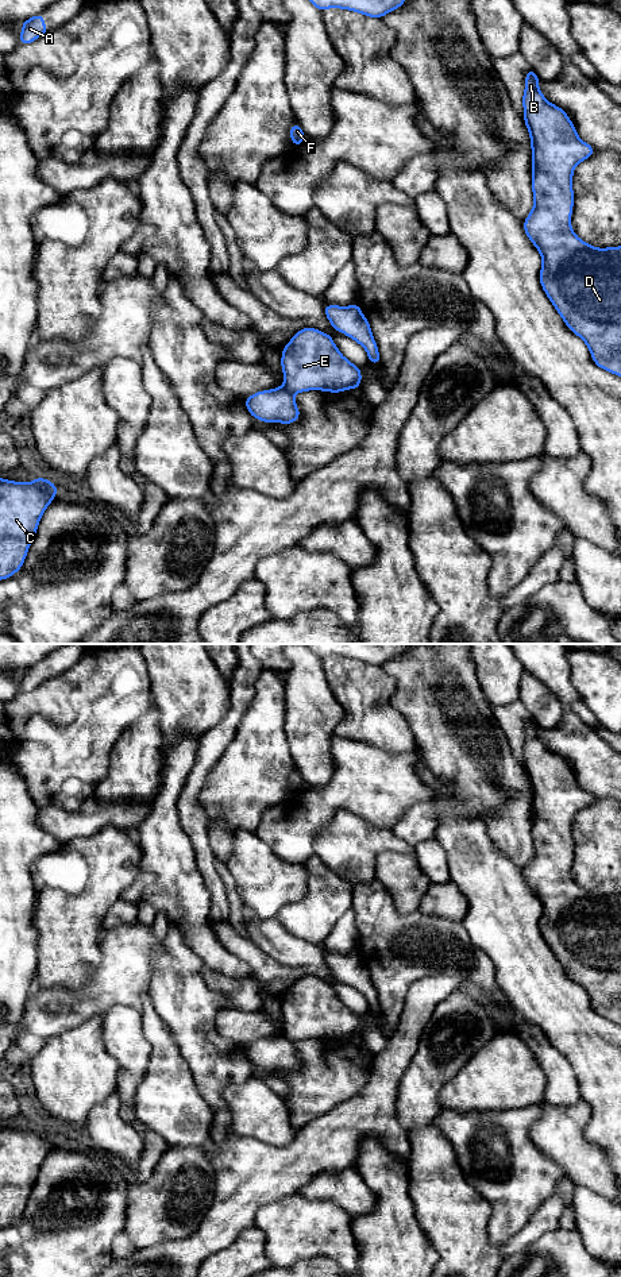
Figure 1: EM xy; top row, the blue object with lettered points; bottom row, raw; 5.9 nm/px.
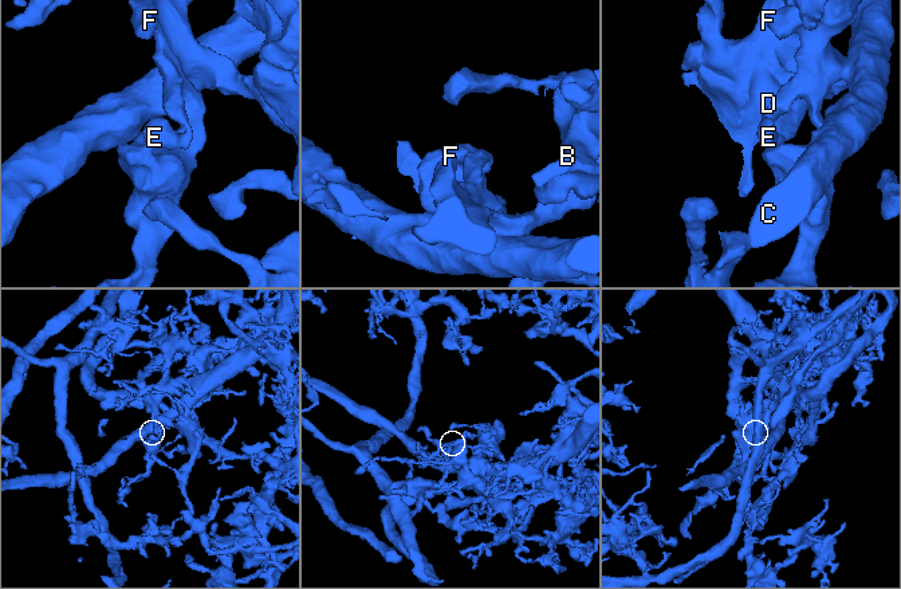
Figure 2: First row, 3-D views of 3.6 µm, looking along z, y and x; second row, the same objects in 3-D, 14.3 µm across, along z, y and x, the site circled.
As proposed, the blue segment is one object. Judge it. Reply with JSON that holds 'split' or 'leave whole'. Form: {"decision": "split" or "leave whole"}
{"decision": "leave whole"}

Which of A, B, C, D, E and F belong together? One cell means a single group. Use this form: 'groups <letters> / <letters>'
groups A B C D E F

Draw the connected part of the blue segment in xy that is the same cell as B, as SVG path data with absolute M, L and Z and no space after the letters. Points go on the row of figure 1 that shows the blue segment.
M529 69L522 96L524 121L532 140L532 190L535 204L524 220L526 236L543 258L540 283L563 321L589 347L594 363L621 377L621 246L597 248L571 229L575 166L594 154L576 134L568 115L539 90L539 77Z

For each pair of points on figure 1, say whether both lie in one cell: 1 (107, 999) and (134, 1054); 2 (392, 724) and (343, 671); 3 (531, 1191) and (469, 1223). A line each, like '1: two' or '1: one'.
1: two
2: one
3: two

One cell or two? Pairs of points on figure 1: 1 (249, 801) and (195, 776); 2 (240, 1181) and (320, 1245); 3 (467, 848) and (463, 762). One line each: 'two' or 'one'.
1: two
2: two
3: two

